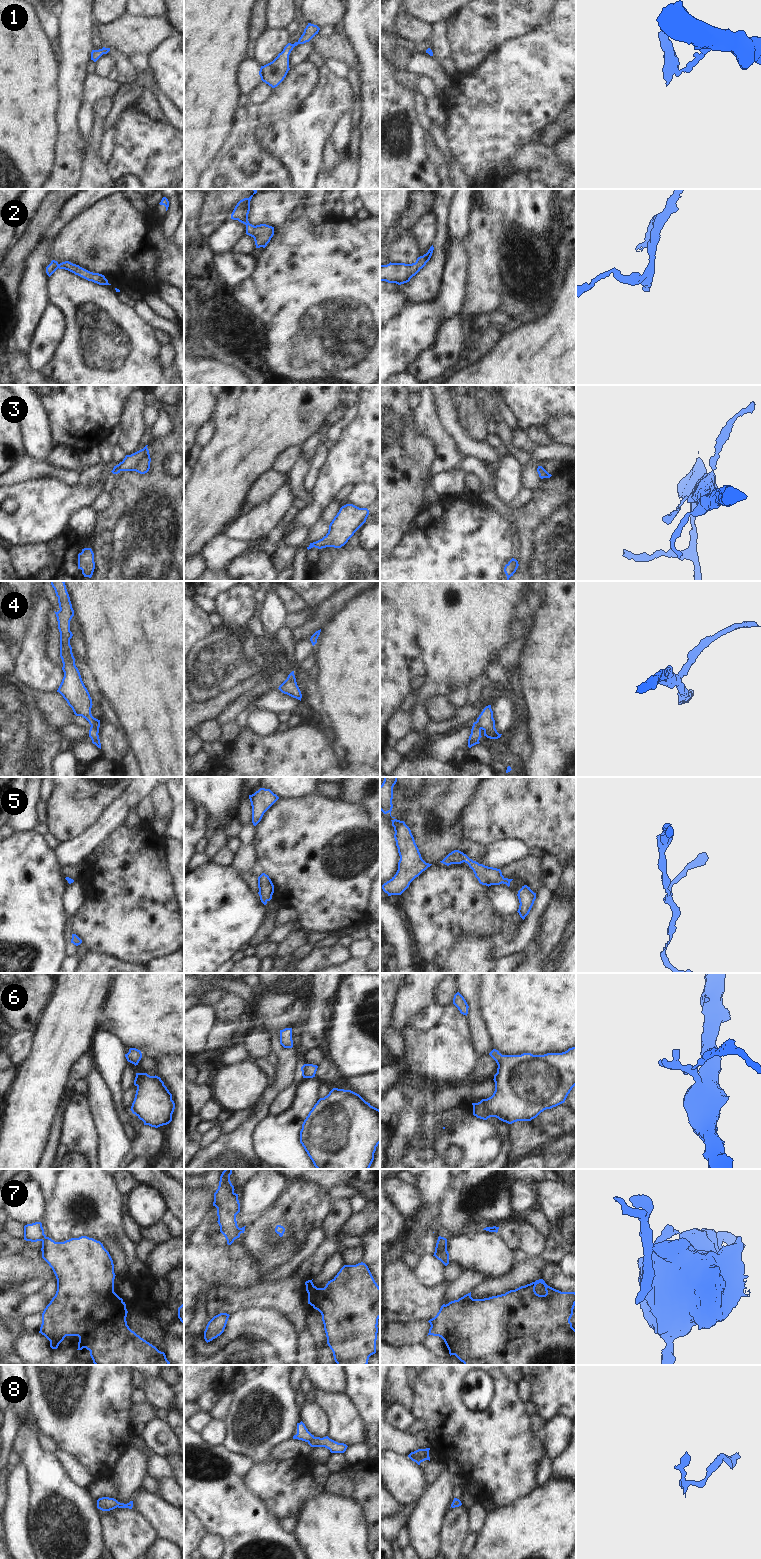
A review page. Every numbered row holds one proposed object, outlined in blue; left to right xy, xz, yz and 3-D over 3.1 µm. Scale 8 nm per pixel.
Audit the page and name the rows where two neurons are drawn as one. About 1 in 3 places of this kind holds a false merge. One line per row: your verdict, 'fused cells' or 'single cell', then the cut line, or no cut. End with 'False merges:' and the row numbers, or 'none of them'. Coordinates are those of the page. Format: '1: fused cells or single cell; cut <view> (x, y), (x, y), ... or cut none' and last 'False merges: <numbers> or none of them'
1: single cell; cut none
2: single cell; cut none
3: single cell; cut none
4: fused cells; cut xy (91, 724), (99, 725)
5: single cell; cut none
6: single cell; cut none
7: fused cells; cut xy (45, 1236), (41, 1240)
8: single cell; cut none
False merges: 4, 7

